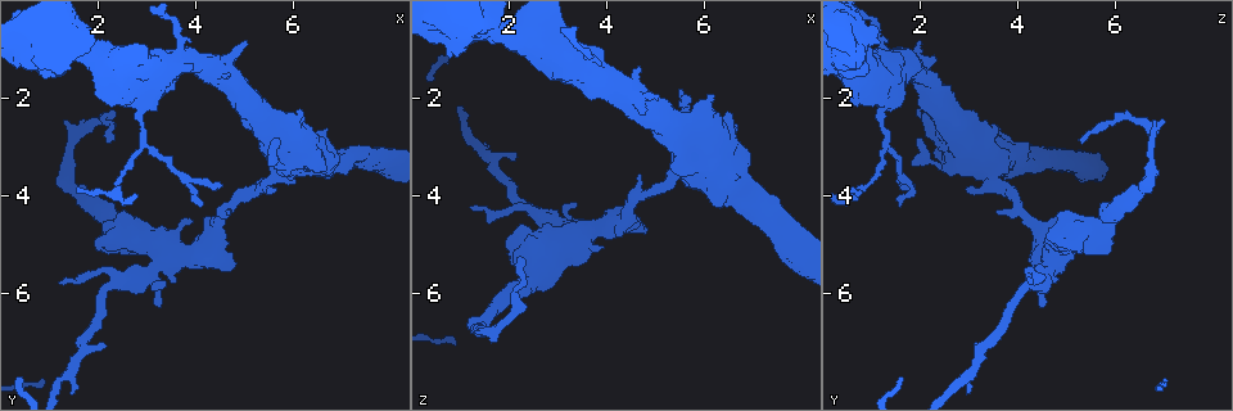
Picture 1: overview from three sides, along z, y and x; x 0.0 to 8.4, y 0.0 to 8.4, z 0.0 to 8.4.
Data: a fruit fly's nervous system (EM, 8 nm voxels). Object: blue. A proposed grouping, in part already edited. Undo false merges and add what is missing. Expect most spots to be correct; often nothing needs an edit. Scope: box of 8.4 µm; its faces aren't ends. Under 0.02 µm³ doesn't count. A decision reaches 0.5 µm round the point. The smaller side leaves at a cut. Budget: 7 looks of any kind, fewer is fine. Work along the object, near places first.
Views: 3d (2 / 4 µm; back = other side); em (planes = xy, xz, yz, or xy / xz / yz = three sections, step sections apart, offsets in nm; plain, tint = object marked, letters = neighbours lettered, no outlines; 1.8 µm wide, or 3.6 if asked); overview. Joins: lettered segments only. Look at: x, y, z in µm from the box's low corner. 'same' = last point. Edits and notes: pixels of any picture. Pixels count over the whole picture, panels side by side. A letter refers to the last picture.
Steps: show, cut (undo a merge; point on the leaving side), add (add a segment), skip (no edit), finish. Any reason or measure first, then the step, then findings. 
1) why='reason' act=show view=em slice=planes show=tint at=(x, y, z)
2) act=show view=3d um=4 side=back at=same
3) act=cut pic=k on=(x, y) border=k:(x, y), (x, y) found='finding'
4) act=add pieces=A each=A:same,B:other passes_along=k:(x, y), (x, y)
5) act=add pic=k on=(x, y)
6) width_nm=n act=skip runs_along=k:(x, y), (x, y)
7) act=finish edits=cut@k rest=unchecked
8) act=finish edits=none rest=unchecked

why='free end' act=show view=3d um=4 at=(5.10, 0.85, 2.00)

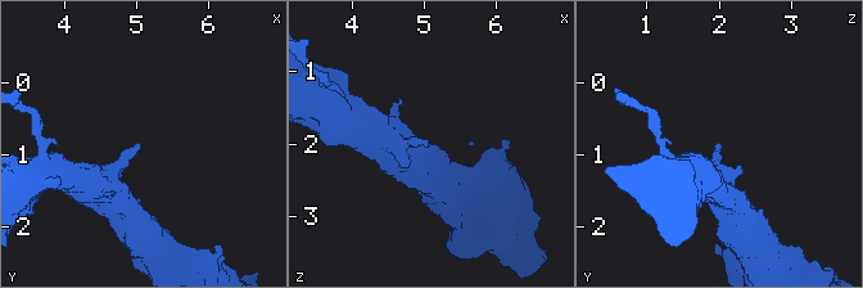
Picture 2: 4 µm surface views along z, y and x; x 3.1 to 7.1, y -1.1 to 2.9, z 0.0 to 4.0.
act=show view=em slice=planes show=letters at=(5.05, 0.85, 2.00)

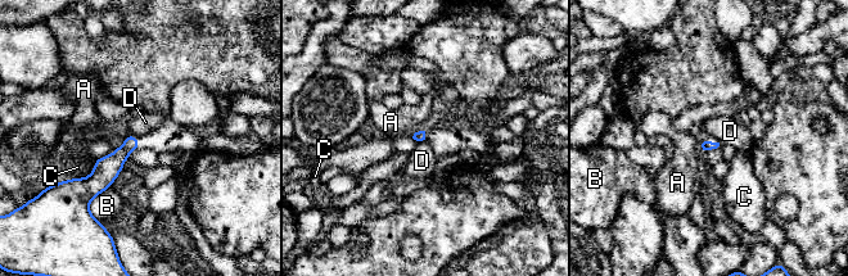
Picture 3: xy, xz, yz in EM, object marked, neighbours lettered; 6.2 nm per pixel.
act=skip each=A:other,B:other,C:other,D:other runs_along=3:(131, 138), (89, 197) found='no lettered segment goes on from it'

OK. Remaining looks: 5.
why='thin end' act=show view=em slice=planes show=letters at=(1.60, 3.90, 0.65)

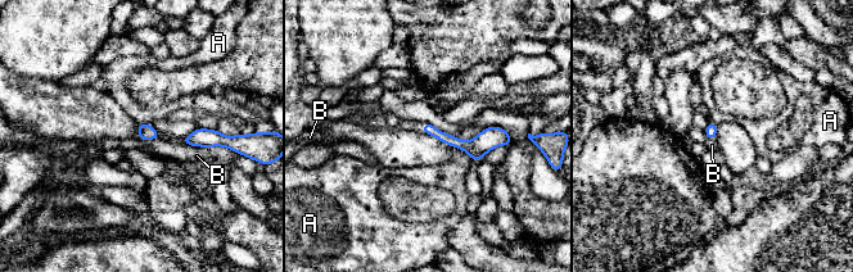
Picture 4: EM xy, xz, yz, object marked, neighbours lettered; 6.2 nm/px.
longest_contact=B:300nm act=skip each=A:other,B:other border=4:(181, 141), (189, 145), (229, 148) found='none of them fits'

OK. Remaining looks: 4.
why='free end' act=show view=em slice=xz step=16 show=letters at=(4.80, 5.50, 4.80)

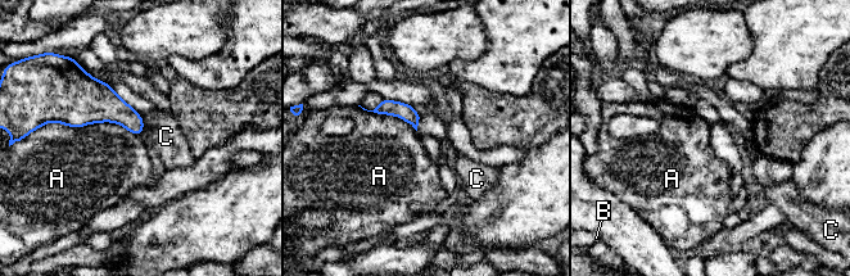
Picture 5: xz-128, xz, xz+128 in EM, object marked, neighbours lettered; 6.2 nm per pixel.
act=show view=em slice=planes show=letters at=same

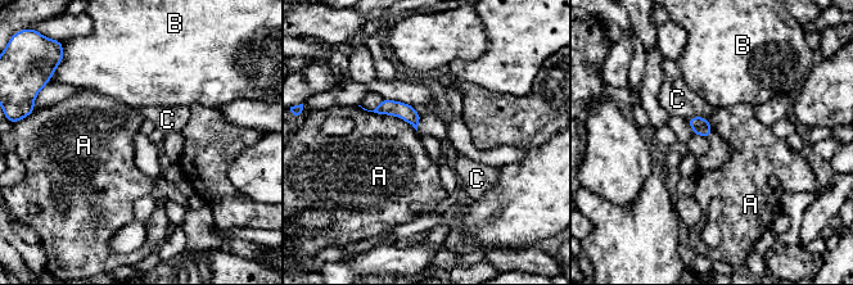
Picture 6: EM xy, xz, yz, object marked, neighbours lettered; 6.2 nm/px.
act=skip each=A:other,B:other,C:other found='no lettered segment goes on from it'

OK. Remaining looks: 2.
act=finish edits=none rest=unchecked

